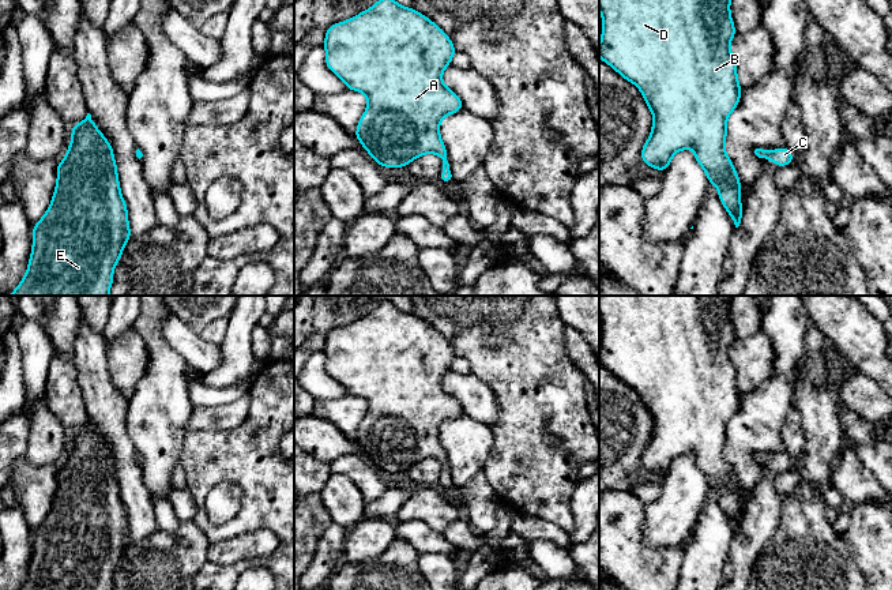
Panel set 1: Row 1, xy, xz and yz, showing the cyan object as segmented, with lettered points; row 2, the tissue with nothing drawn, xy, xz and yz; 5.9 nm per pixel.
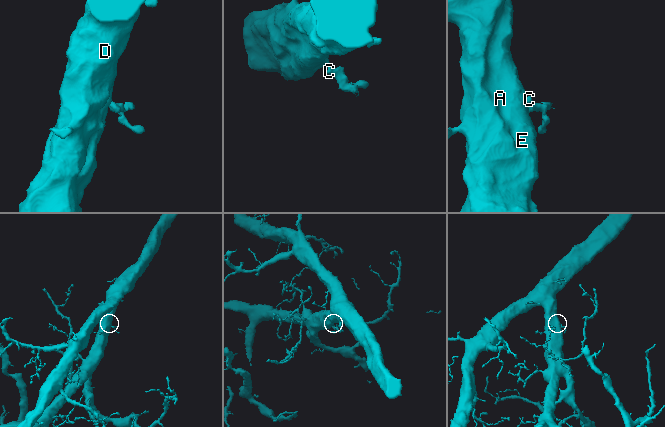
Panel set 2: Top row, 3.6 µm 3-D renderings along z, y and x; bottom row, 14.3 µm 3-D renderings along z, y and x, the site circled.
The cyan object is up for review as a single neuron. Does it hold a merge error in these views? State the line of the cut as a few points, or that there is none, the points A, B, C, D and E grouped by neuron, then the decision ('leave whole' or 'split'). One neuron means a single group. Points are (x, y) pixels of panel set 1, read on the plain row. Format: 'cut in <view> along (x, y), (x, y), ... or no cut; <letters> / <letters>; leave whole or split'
no cut; A B C D E; leave whole

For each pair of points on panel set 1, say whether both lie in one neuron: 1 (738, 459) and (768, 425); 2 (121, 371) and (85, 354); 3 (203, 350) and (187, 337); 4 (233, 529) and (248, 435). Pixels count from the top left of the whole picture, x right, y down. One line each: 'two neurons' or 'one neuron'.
1: one neuron
2: two neurons
3: one neuron
4: one neuron

